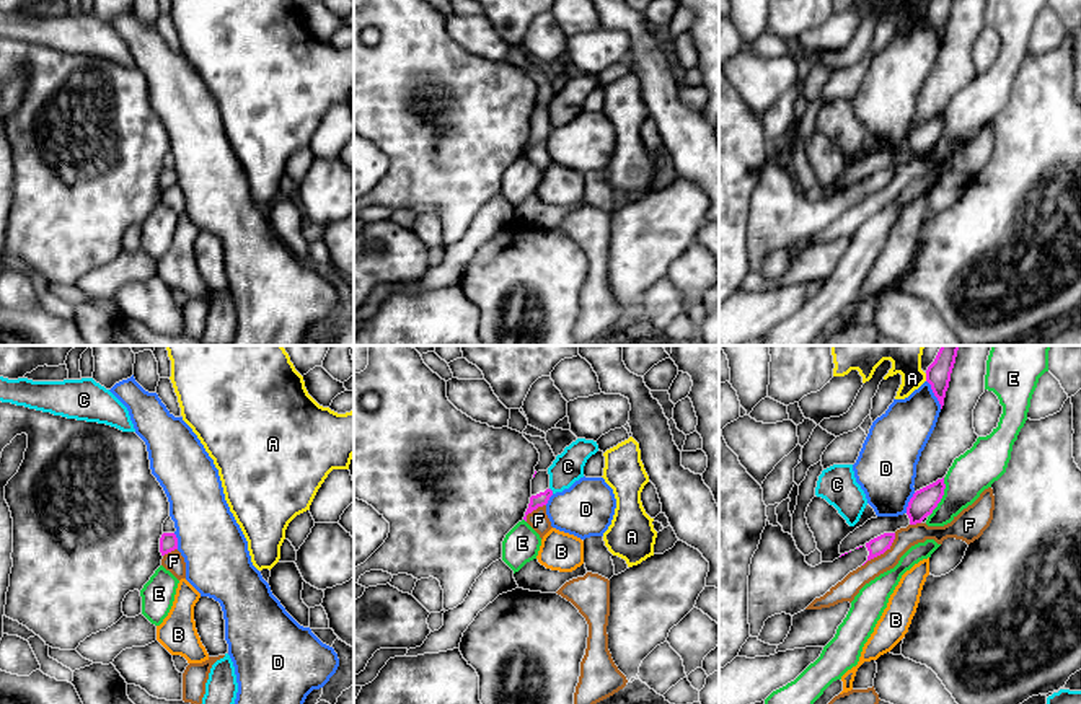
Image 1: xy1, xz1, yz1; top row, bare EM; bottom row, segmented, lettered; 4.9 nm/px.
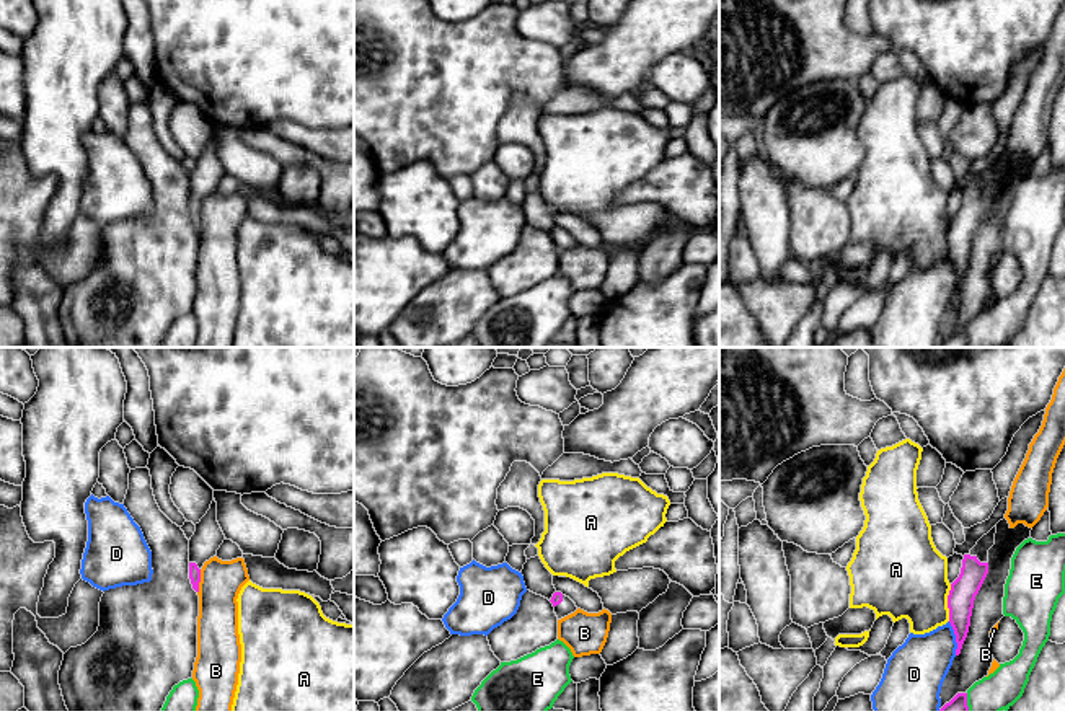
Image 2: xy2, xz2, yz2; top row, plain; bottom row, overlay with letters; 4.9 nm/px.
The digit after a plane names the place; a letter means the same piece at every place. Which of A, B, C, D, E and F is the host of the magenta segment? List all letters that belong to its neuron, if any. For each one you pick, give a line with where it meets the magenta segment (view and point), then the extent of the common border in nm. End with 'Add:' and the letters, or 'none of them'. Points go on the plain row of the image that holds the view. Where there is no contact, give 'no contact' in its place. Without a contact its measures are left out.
Add: none of them

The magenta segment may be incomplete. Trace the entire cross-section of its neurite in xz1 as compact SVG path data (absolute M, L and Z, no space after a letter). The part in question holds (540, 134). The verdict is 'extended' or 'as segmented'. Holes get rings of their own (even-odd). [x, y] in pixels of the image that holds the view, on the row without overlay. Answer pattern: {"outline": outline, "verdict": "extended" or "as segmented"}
{"outline": "M535 106L532 114L532 132L528 143L525 147L523 155L527 156L527 150L536 145L538 142L543 142L548 139L549 132L553 130L553 125L549 124L549 109L546 106Z", "verdict": "extended"}

